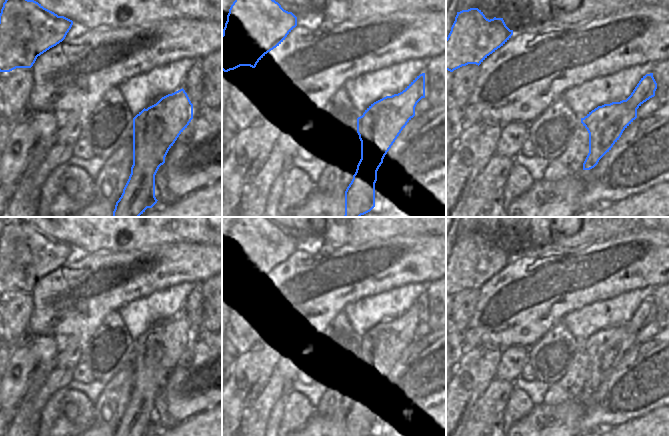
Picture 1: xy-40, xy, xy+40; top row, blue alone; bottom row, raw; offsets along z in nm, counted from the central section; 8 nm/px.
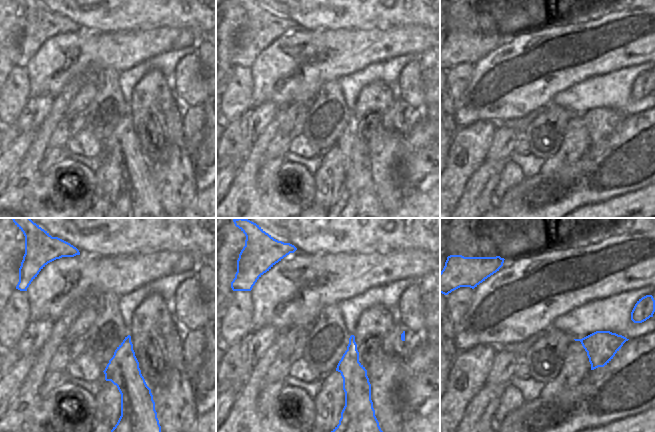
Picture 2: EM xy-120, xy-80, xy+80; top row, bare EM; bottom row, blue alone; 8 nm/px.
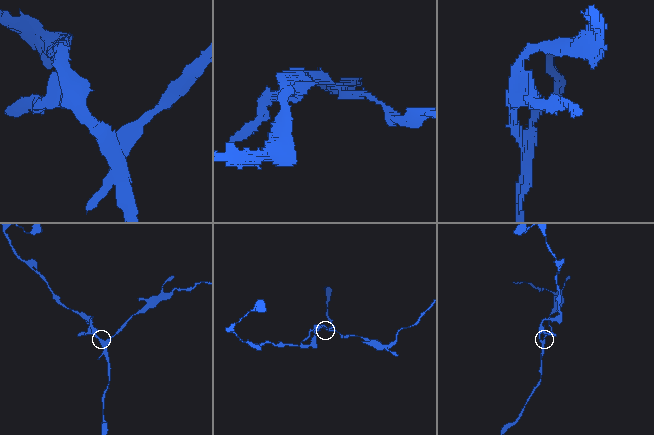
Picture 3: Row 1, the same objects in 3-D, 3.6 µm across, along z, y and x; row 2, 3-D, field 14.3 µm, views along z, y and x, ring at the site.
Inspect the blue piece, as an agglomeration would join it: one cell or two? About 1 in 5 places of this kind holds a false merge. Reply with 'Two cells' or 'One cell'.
Two cells

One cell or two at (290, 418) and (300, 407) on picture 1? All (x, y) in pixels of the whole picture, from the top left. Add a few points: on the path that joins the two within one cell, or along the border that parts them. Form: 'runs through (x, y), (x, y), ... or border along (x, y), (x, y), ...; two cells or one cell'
runs through (293, 415), (297, 410); one cell

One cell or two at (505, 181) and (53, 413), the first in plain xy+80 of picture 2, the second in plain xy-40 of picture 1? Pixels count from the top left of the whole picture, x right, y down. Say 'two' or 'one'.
two

